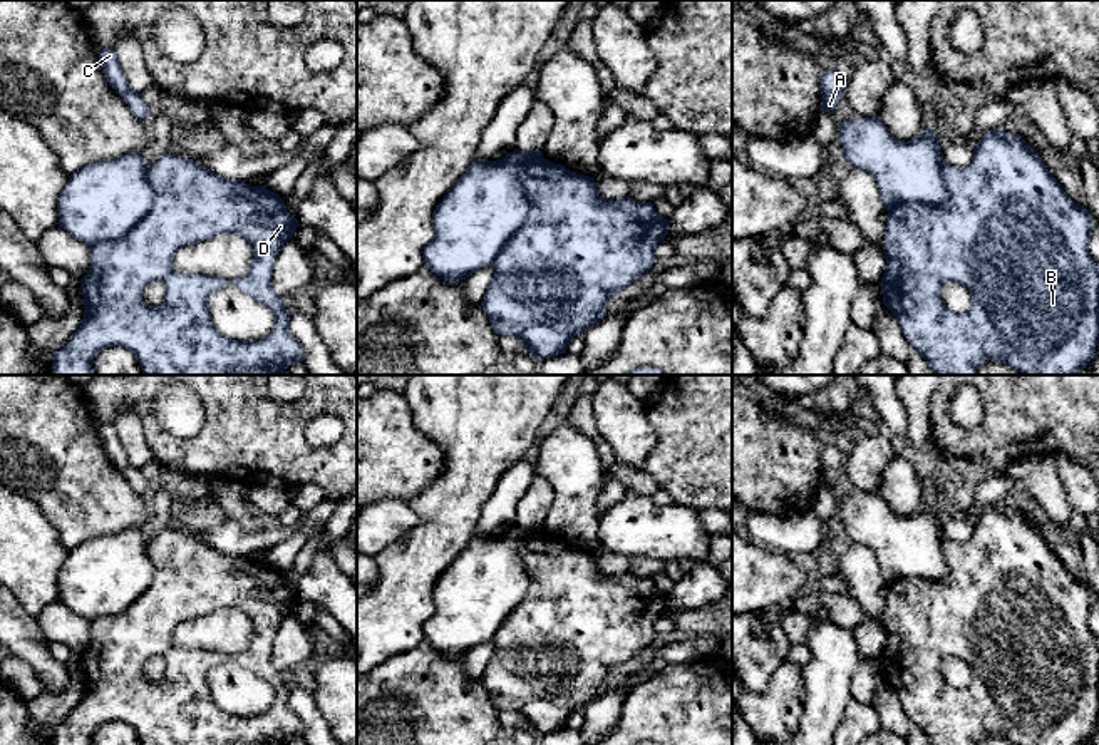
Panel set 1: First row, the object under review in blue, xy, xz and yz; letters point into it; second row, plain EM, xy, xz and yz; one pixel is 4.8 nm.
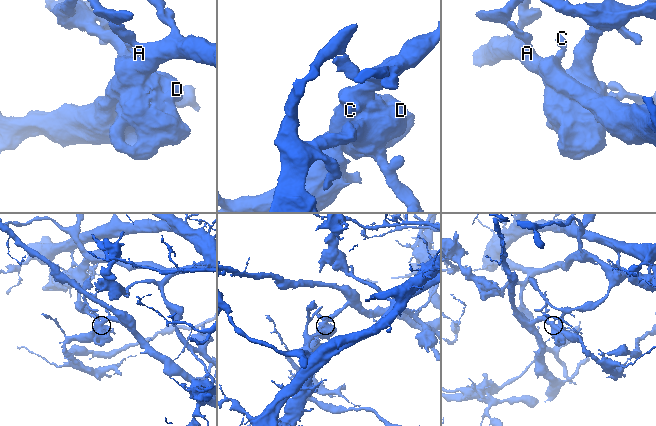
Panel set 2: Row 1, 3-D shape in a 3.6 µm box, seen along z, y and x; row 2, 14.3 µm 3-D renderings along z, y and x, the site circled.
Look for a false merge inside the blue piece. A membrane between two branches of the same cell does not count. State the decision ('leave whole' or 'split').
split

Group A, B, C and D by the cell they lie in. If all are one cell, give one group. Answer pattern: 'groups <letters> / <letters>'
groups A C / B D

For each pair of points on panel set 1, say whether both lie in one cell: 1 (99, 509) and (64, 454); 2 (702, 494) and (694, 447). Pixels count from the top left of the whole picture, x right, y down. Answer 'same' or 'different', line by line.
1: same
2: same

